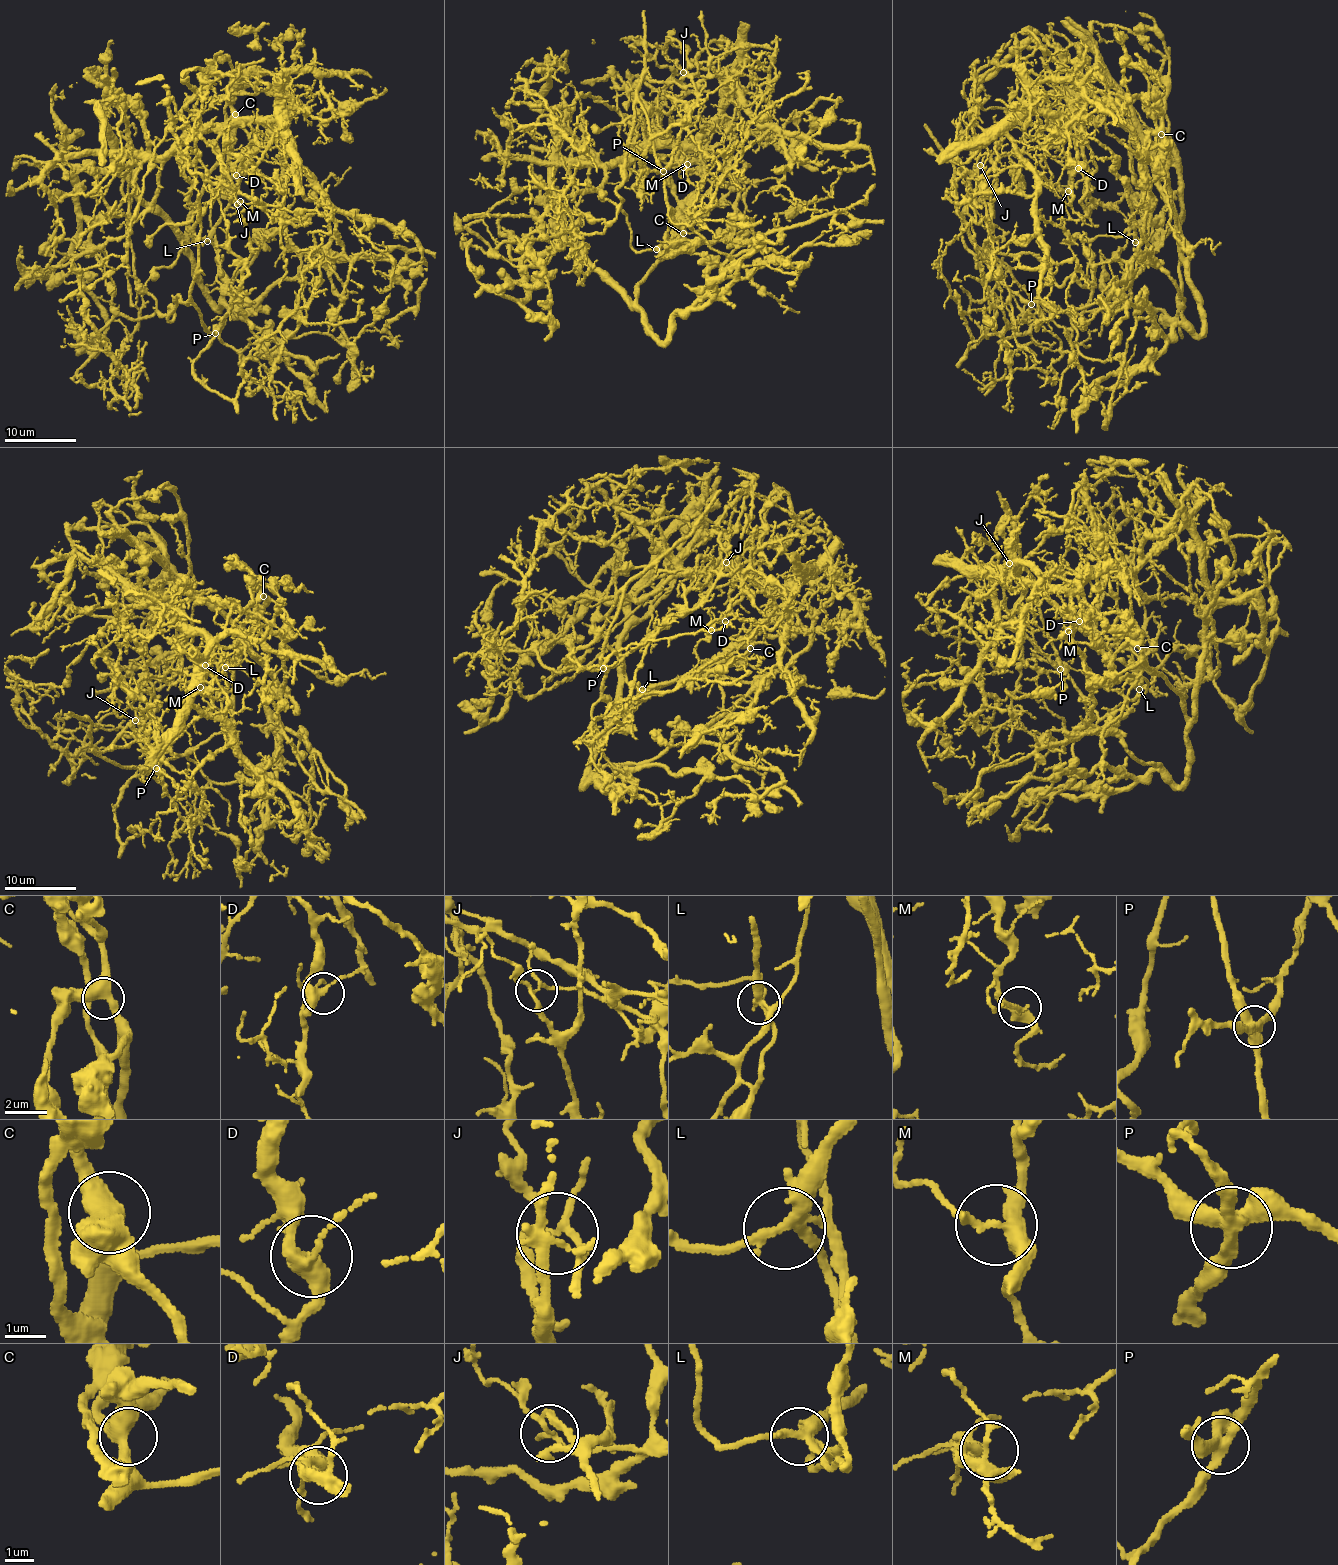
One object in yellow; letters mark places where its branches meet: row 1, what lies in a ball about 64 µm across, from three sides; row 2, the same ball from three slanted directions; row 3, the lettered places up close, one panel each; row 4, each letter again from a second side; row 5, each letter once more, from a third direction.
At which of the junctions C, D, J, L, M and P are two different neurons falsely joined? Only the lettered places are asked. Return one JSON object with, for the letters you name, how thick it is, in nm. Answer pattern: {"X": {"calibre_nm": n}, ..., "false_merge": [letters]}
{"J": {"calibre_nm": 150}, "L": {"calibre_nm": 280}, "P": {"calibre_nm": 400}, "false_merge": ["J", "L", "P"]}

